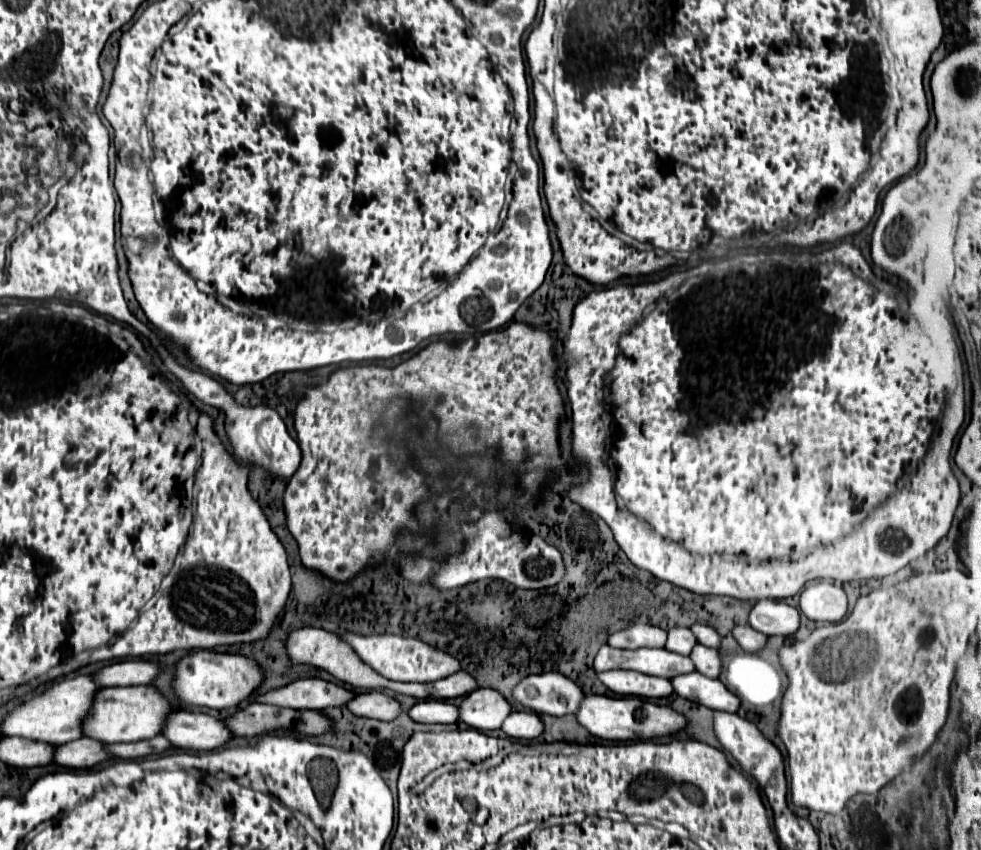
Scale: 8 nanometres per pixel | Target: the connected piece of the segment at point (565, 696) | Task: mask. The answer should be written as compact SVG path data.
M558 671L526 677L514 687L514 701L532 709L534 713L548 715L574 715L584 699L582 689Z

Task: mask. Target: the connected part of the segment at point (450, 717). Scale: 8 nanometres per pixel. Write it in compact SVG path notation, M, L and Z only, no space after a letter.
M418 701L408 715L418 723L458 723L458 709L448 701Z

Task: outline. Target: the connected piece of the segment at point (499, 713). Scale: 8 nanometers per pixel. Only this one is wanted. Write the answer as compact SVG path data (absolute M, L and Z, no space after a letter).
M478 689L462 701L460 721L480 731L500 729L512 711L512 703L506 701L506 697L496 689Z

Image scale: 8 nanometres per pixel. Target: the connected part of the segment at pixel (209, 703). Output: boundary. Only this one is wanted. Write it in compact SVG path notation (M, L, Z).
M194 651L188 653L178 663L174 691L180 703L206 705L210 709L226 709L226 707L240 705L262 683L264 683L264 671L250 657L232 655L232 653L214 653L214 651Z

